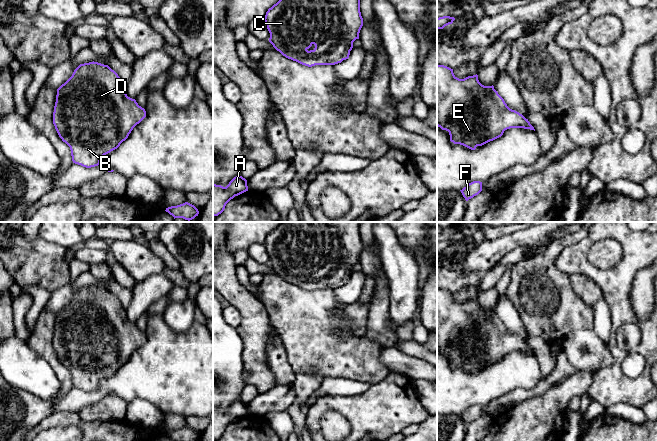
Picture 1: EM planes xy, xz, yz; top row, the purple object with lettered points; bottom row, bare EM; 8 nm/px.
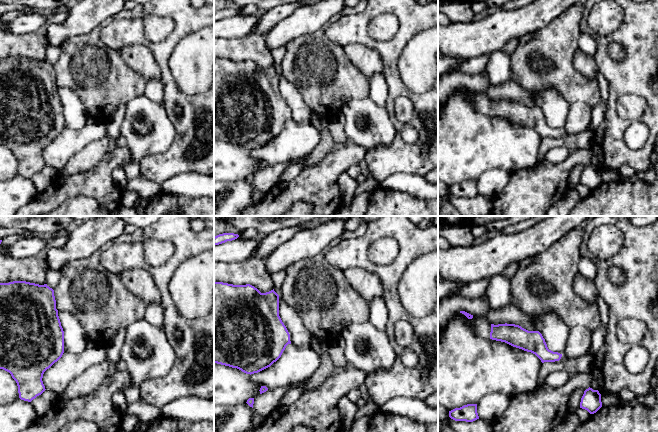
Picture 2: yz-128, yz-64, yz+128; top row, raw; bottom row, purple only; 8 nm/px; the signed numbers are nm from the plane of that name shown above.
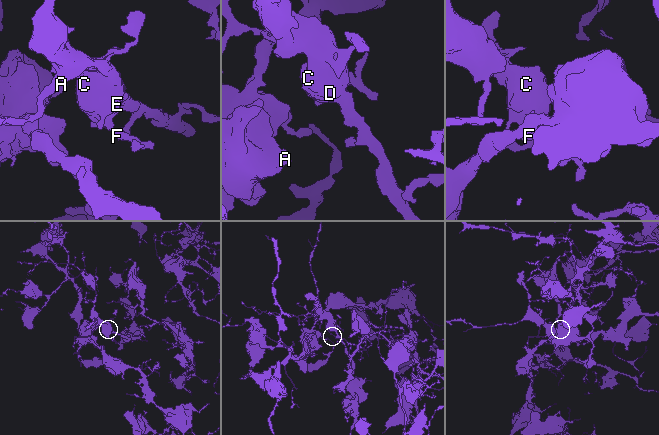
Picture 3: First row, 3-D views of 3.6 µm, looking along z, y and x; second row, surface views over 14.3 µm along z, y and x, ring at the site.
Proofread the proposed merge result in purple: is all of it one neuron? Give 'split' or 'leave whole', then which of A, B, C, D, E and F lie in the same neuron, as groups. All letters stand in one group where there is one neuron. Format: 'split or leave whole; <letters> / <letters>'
leave whole; A B C D E F

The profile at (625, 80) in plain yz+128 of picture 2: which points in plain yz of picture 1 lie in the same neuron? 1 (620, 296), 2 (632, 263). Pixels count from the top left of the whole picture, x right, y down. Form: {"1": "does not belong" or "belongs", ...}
{"1": "belongs", "2": "belongs"}

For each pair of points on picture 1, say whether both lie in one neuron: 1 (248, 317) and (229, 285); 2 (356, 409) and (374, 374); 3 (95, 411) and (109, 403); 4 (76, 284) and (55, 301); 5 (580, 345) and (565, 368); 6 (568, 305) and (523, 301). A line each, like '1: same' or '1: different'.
1: same
2: different
3: same
4: same
5: different
6: same

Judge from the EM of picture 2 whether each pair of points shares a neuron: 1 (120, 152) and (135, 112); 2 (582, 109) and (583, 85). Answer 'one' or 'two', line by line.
1: two
2: two

